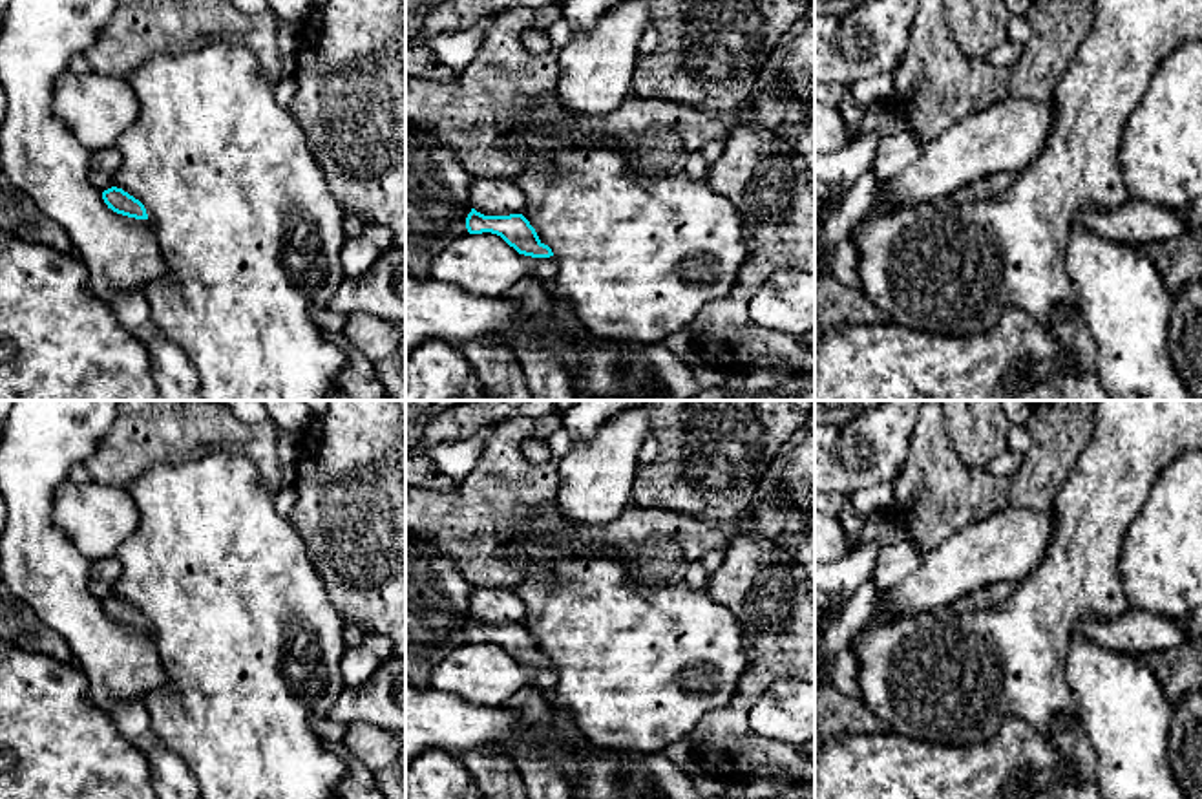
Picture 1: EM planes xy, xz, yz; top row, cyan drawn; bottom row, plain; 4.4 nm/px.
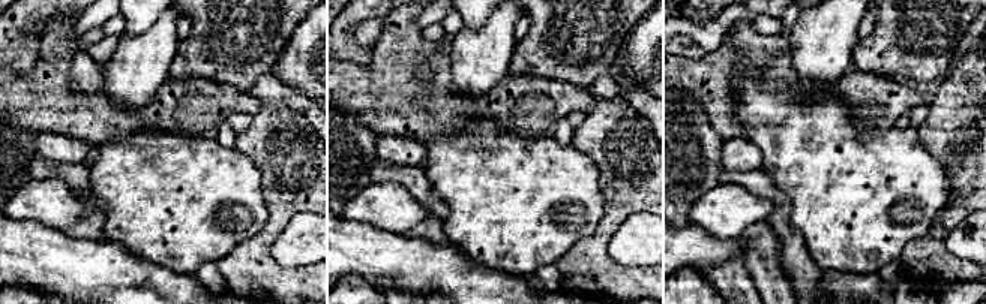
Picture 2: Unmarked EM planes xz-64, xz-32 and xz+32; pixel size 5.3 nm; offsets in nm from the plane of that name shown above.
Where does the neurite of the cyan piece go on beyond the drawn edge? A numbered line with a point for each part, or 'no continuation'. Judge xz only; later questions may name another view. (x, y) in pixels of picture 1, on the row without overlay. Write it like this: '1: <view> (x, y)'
1: xz (545, 681)

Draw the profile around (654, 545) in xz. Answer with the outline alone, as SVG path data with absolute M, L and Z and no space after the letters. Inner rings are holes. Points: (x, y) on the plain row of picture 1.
M632 505L597 532L552 538L552 545L568 556L616 556L641 583L680 583L694 561L712 550L727 552L731 541L727 527Z

